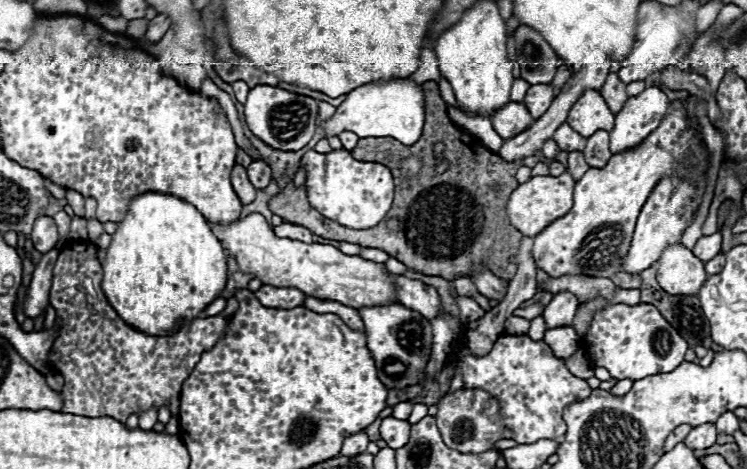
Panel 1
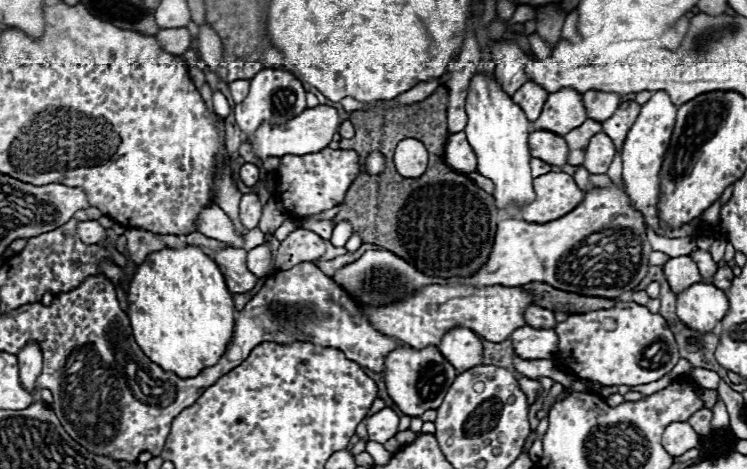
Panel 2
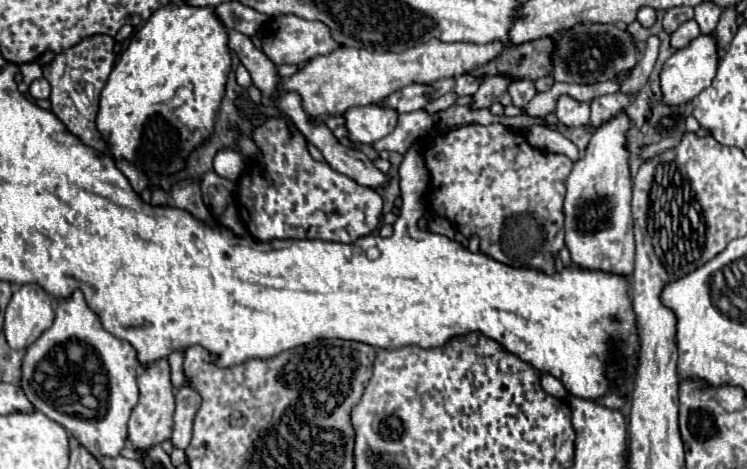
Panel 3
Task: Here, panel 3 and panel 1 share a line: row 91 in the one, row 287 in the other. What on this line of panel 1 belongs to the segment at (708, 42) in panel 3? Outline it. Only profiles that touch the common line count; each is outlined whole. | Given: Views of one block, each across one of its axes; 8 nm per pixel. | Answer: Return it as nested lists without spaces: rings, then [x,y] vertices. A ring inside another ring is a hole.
[[[682,244],[668,246],[658,260],[658,284],[672,296],[696,296],[706,282],[706,276],[704,262]]]

